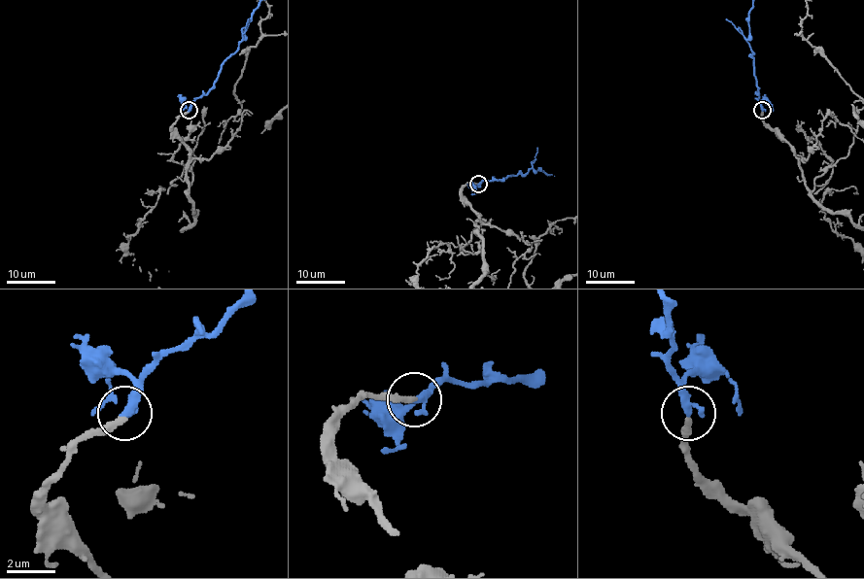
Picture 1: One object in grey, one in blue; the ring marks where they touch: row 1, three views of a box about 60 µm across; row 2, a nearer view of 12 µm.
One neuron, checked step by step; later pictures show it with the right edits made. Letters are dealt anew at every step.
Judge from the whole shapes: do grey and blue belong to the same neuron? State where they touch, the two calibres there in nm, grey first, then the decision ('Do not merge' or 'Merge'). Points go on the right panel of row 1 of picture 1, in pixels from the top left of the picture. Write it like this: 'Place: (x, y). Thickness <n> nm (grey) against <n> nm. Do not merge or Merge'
Place: (762, 110). Thickness 260 nm (grey) against 360 nm. Merge

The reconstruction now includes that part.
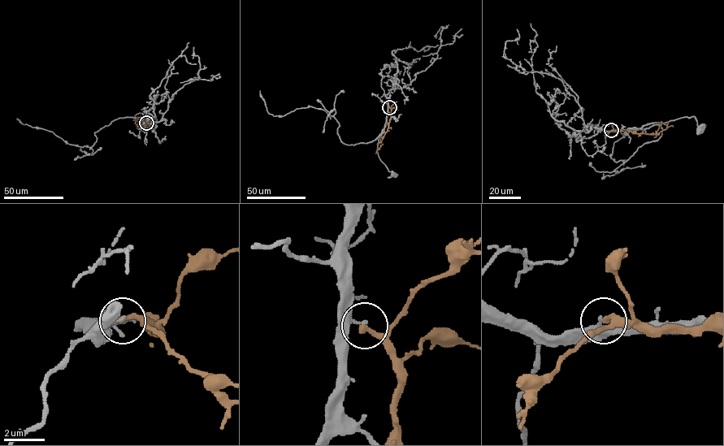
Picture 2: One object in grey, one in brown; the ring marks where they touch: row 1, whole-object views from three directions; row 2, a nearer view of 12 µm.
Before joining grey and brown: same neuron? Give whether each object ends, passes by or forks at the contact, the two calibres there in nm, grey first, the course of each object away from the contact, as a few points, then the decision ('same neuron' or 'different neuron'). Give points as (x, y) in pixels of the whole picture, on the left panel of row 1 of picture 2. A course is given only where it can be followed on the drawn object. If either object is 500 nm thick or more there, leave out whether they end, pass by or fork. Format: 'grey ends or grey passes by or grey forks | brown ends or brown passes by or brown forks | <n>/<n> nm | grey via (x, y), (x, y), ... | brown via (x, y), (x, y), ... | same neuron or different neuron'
grey ends | brown ends | 180/280 nm | grey via (146, 123), (135, 119), (135, 115), (145, 112), (146, 119), (152, 121) | brown via (146, 123), (145, 125), (136, 123), (140, 116) | different neuron

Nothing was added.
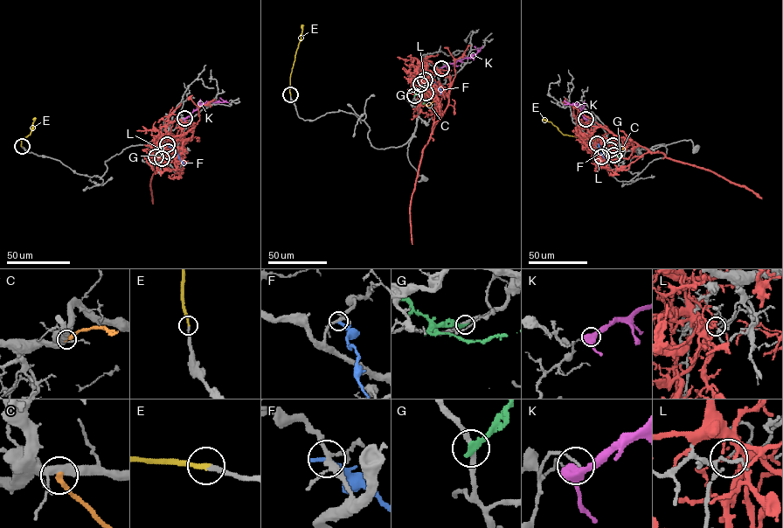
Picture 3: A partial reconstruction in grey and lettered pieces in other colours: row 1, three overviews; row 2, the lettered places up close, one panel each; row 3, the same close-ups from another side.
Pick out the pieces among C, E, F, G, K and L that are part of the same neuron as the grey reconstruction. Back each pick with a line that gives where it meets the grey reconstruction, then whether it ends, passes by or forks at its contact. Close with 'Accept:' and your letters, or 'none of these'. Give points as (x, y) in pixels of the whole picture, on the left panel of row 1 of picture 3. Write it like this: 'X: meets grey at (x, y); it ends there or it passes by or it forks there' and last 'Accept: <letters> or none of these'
E: meets grey at (22, 146); it ends there
Accept: E

